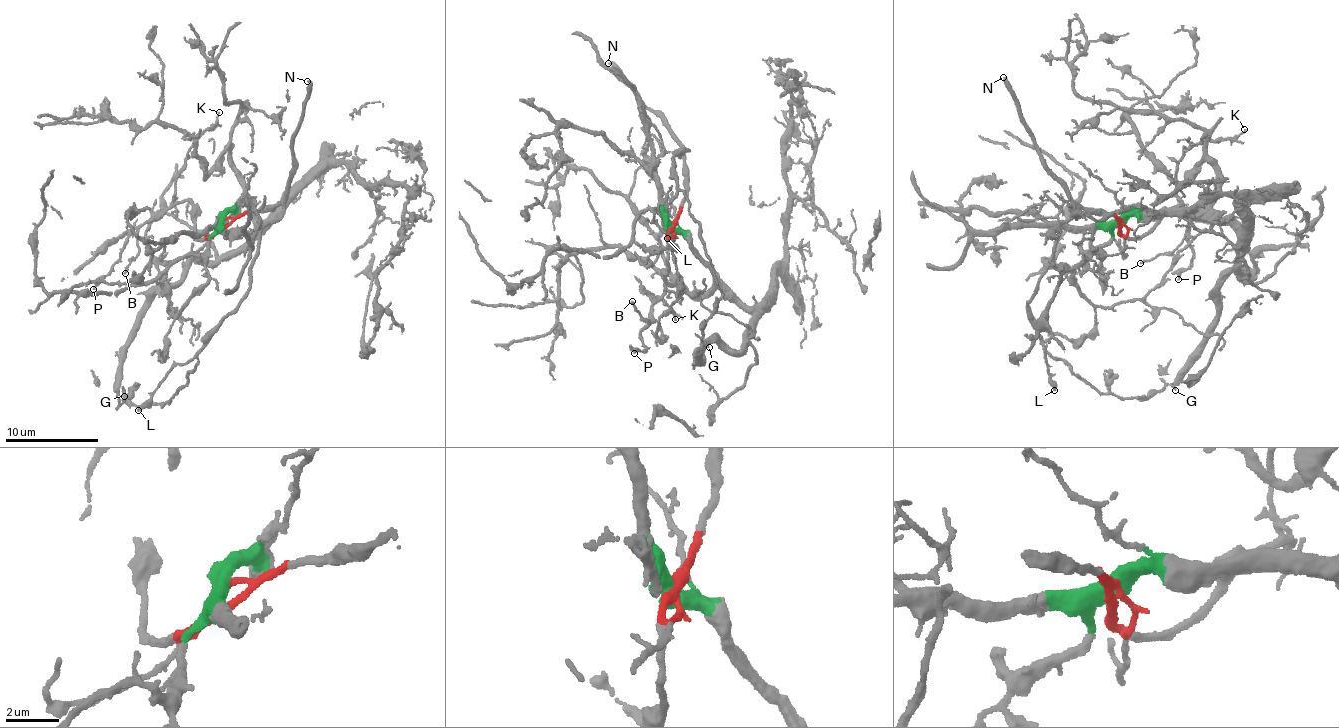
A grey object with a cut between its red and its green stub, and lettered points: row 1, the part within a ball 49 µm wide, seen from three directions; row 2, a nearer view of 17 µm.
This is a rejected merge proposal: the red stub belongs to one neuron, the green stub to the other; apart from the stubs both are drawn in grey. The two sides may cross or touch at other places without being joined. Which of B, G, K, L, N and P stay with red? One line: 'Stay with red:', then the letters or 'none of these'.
Stay with red: B, G, K, L, N, P

